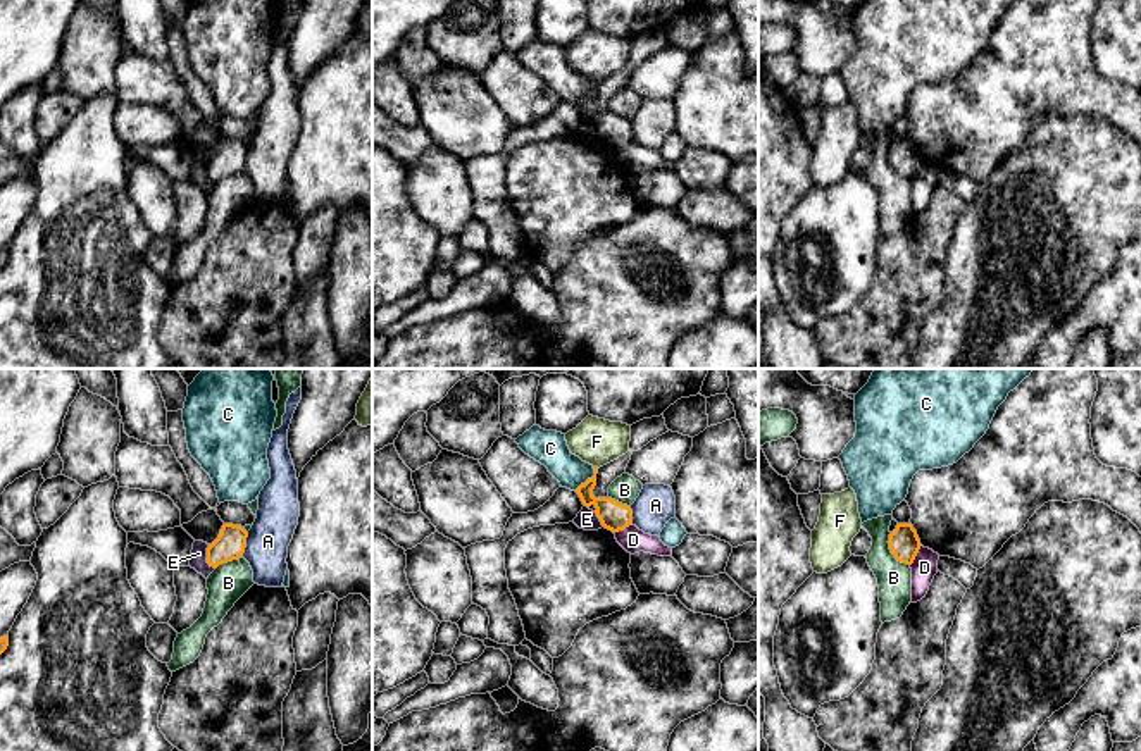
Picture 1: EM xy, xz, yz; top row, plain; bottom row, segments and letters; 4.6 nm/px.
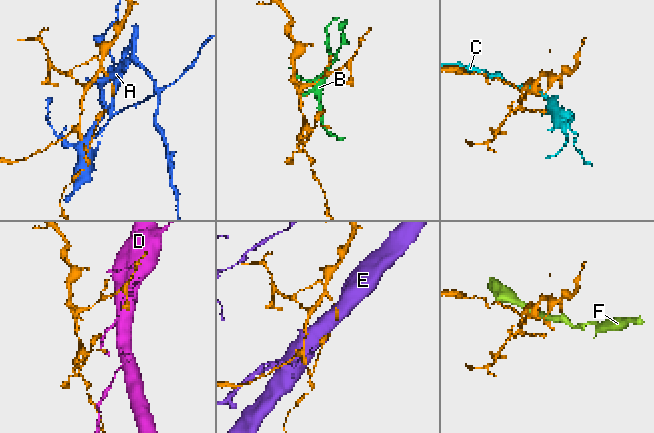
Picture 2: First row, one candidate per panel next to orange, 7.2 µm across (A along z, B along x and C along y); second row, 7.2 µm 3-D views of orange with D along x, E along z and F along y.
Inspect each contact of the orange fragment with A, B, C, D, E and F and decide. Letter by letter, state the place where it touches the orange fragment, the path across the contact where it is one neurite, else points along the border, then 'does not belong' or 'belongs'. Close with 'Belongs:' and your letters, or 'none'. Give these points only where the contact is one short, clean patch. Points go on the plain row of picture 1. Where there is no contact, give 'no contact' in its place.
A: contact xy (245, 159); border xy (249, 147), (242, 169); does not belong
B: contact yz (891, 166); does not belong
C: contact xz (588, 93); does not belong
D: contact yz (916, 169); border yz (921, 159), (910, 179); does not belong
E: contact xy (207, 171); border xy (207, 159), (207, 176), (214, 183); does not belong
F: contact xz (597, 81); does not belong
Belongs: none

